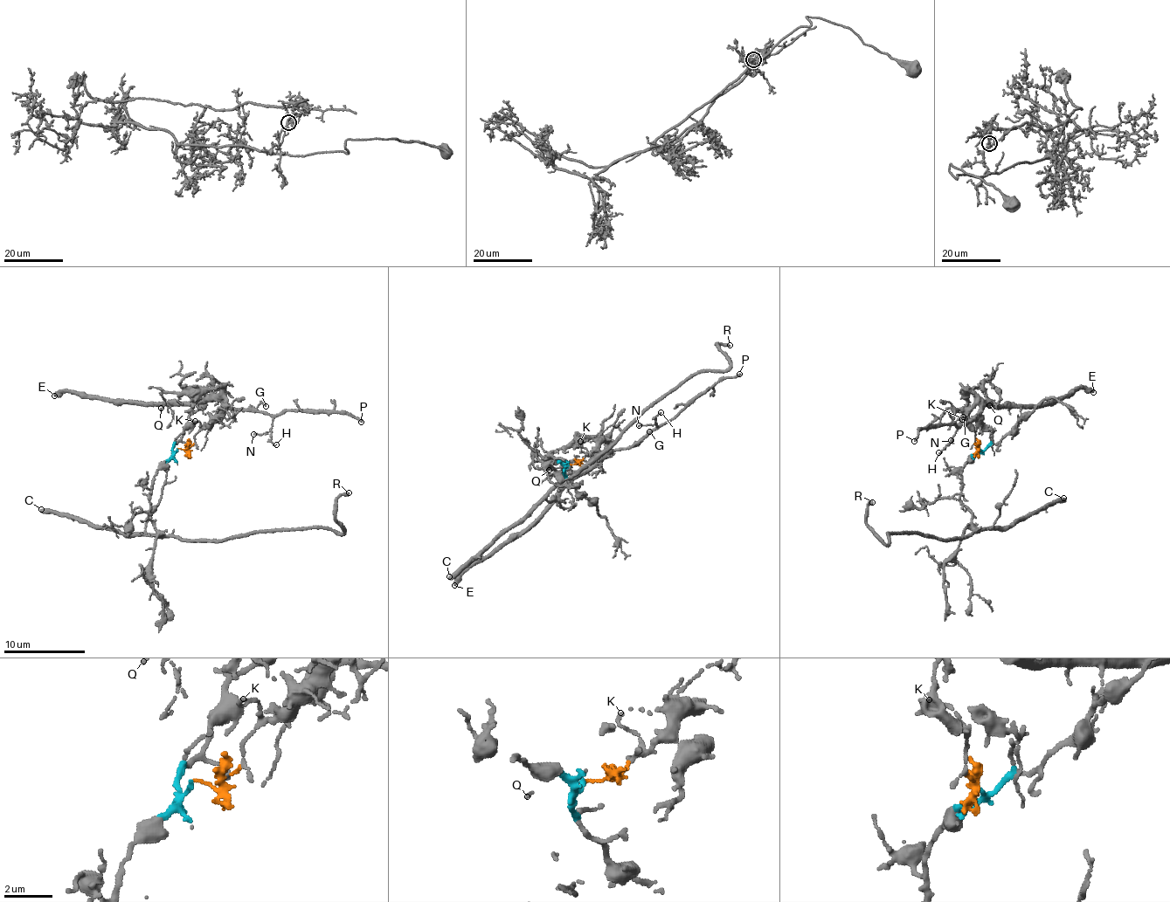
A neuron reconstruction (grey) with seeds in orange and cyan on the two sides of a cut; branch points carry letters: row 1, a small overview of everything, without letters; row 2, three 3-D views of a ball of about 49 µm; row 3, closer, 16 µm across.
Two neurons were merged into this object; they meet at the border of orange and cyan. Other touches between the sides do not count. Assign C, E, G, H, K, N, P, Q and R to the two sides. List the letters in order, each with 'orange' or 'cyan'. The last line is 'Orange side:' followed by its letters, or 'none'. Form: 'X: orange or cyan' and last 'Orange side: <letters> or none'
C: cyan
E: orange
G: orange
H: orange
K: orange
N: orange
P: orange
Q: orange
R: cyan
Orange side: E, G, H, K, N, P, Q

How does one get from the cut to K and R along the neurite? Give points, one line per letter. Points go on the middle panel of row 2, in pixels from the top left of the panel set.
K: (569, 464), (577, 464), (587, 455), (580, 441)
R: (569, 464), (543, 457), (551, 474), (578, 474), (689, 378), (728, 368), (716, 343), (730, 346)

